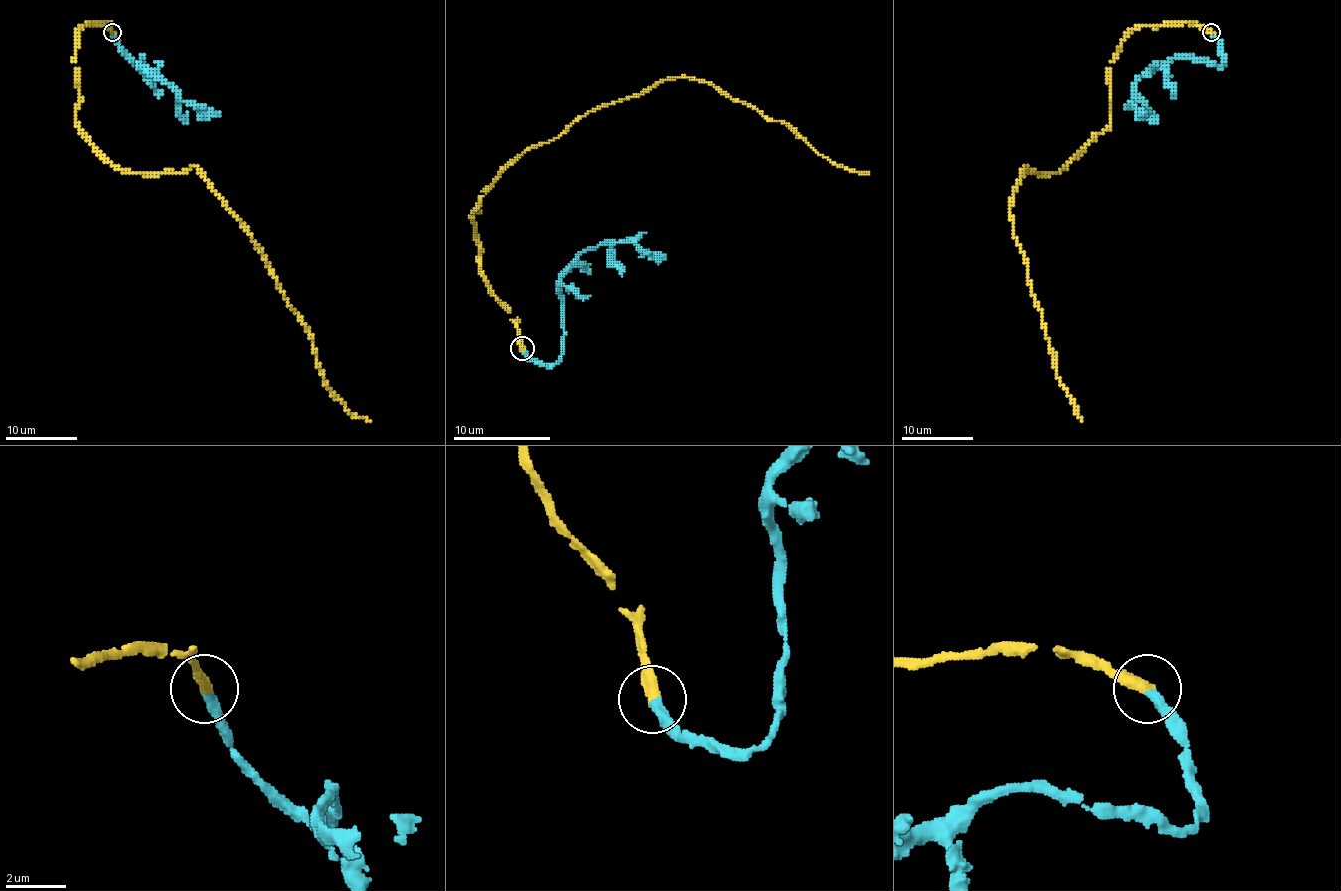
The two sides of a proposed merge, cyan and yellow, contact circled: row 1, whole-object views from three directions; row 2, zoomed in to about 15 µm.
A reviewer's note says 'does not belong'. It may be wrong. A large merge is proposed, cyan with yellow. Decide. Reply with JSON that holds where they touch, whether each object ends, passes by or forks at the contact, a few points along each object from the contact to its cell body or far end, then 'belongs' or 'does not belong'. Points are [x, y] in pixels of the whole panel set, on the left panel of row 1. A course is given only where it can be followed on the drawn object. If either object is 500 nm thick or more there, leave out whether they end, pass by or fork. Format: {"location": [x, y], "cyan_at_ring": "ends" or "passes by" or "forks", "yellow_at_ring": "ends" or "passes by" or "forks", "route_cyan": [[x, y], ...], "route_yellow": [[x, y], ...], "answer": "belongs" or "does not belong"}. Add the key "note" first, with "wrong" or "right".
{"note": "wrong", "location": [112, 32], "cyan_at_ring": "ends", "yellow_at_ring": "ends", "route_cyan": [[112, 32], [118, 46], [139, 66], [143, 57], [141, 68], [150, 70], [182, 102], [200, 113], [218, 113]], "route_yellow": [[112, 32], [93, 23], [78, 34], [82, 134], [119, 170], [195, 167], [267, 262], [324, 384], [369, 422]], "answer": "belongs"}

